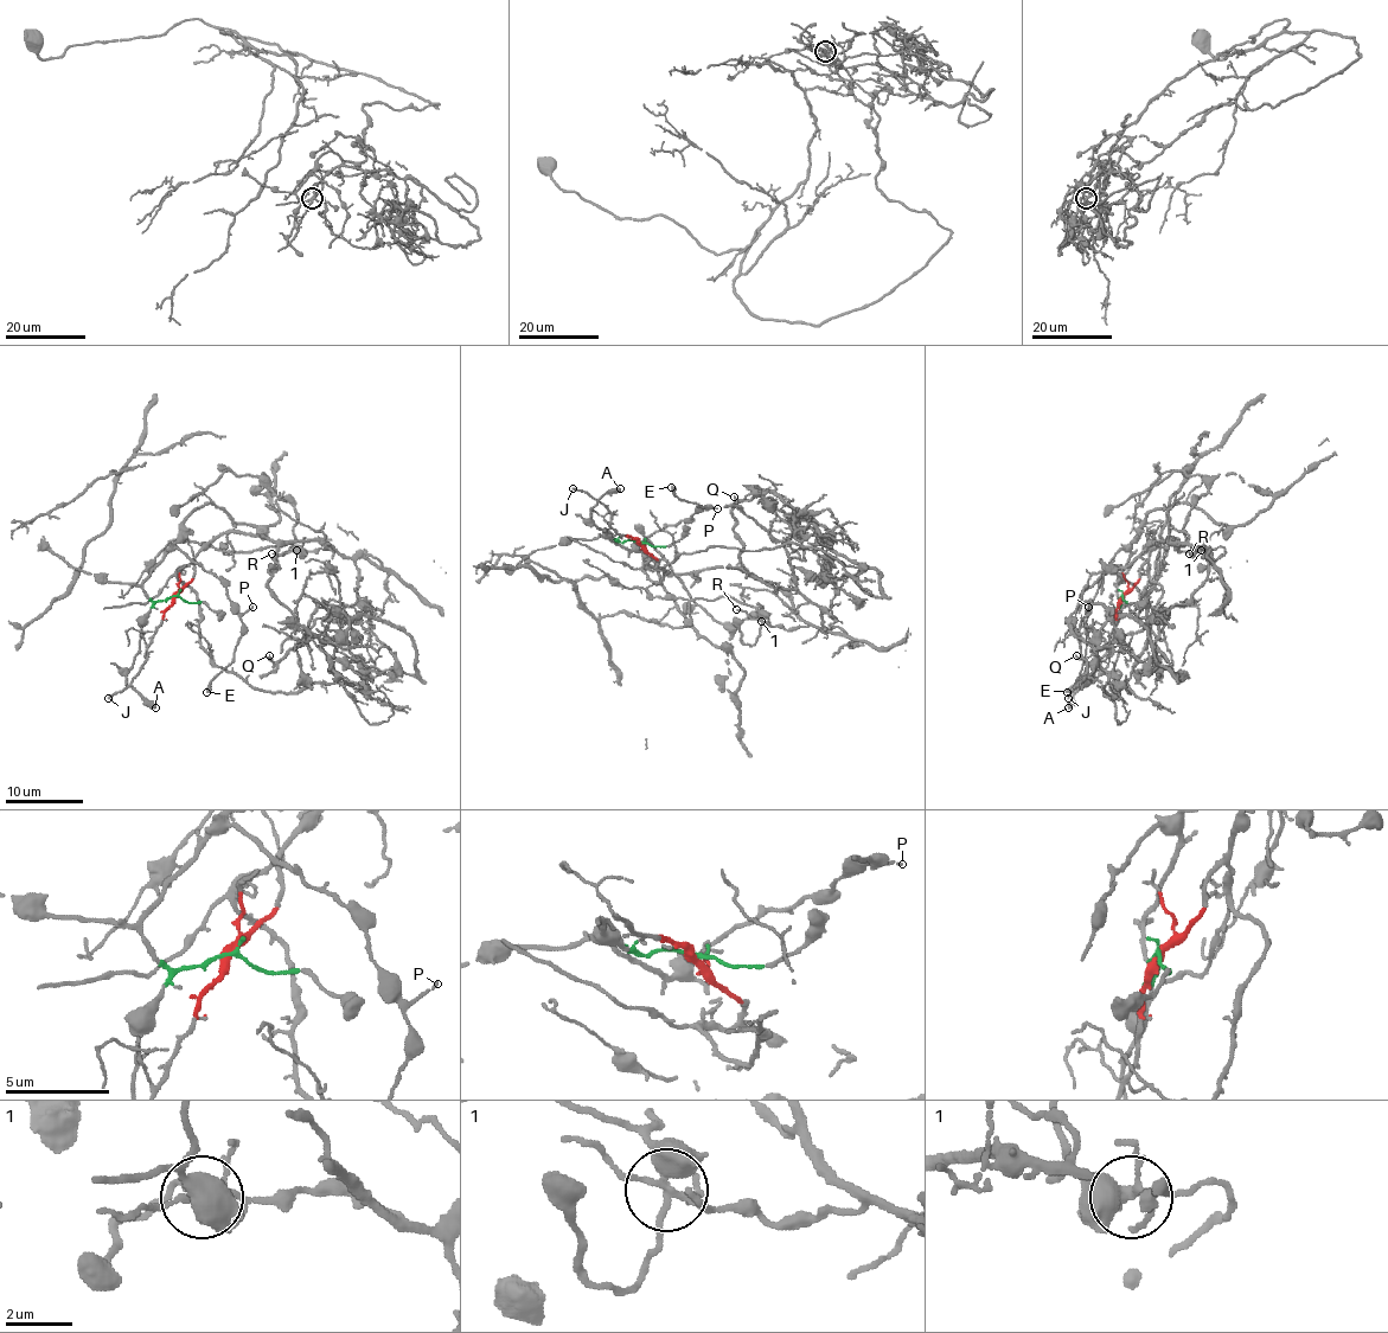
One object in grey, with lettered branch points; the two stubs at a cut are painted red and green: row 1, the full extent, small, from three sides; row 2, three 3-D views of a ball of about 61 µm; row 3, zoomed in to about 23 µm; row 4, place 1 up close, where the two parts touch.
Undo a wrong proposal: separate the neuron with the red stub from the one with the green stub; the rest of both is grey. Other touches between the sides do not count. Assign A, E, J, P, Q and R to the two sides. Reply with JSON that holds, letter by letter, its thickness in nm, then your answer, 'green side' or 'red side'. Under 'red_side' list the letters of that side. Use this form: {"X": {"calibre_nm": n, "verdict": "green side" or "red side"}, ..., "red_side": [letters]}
{"A": {"calibre_nm": 500, "verdict": "green side"}, "E": {"calibre_nm": 360, "verdict": "green side"}, "J": {"calibre_nm": 150, "verdict": "red side"}, "P": {"calibre_nm": 100, "verdict": "green side"}, "Q": {"calibre_nm": 140, "verdict": "red side"}, "R": {"calibre_nm": 130, "verdict": "red side"}, "red_side": ["J", "Q", "R"]}

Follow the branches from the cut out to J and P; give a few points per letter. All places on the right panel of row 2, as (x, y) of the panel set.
J: (1123, 597), (1114, 634), (1105, 653), (1092, 662), (1068, 698)
P: (1123, 597), (1120, 601), (1117, 597), (1117, 581), (1130, 553), (1125, 548), (1099, 580), (1087, 613), (1087, 607)

